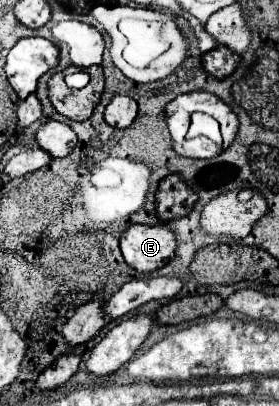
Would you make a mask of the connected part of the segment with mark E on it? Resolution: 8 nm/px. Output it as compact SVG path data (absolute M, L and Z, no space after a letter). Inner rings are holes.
M129 225L121 237L121 251L129 267L139 273L151 273L173 257L175 239L167 225Z

